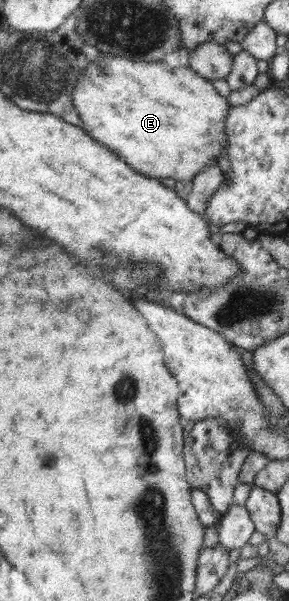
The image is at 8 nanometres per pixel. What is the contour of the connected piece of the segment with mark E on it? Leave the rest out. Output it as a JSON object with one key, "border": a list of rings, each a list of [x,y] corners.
{"border":[[[103,56],[93,62],[81,76],[73,95],[74,105],[83,119],[83,129],[122,158],[132,169],[152,179],[172,178],[185,183],[199,170],[216,162],[225,148],[225,119],[229,104],[212,88],[210,80],[189,67],[168,67],[162,60],[143,62],[125,56]]]}

